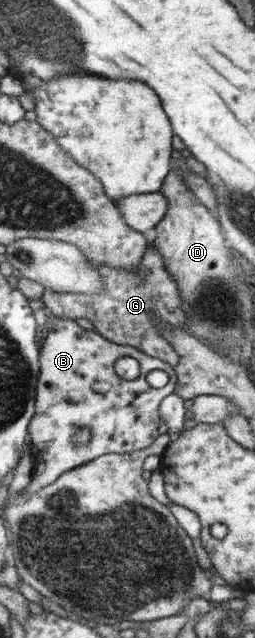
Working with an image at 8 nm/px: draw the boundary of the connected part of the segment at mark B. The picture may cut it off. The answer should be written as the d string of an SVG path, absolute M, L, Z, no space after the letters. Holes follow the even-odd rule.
M50 317L47 320L46 336L44 336L42 343L39 359L41 361L39 383L36 384L35 412L31 416L28 427L28 434L31 436L29 441L32 444L29 451L34 460L33 475L27 487L21 492L22 494L30 494L30 496L34 492L38 492L39 488L44 488L54 482L62 472L99 456L110 453L127 454L146 448L158 436L159 404L172 392L172 388L176 384L172 365L168 366L163 361L150 357L138 349L114 344L79 321ZM122 357L134 358L138 362L139 376L137 380L122 380L114 372L114 362ZM155 368L166 372L168 376L167 383L161 388L152 388L146 383L146 373ZM78 428L90 430L88 432L90 440L88 440L86 450L74 448L70 442L72 434Z

